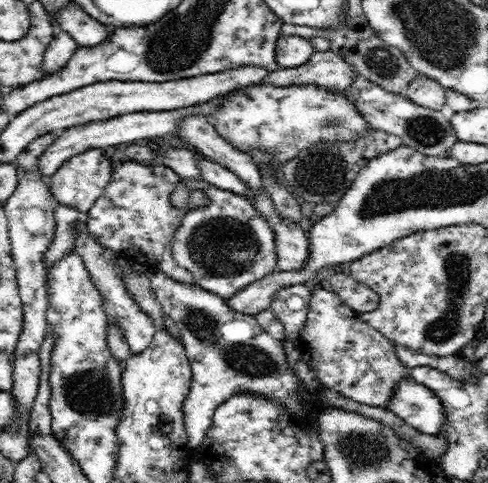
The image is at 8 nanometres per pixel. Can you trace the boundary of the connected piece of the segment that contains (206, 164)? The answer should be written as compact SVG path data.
M200 156L198 165L200 165L201 178L206 179L210 184L216 185L222 190L229 190L243 195L248 199L256 196L256 191L250 189L238 175L234 174L234 171L228 170L225 166L204 156Z

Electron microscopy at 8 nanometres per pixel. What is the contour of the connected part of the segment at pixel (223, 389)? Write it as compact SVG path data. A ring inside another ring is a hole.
M164 272L150 274L151 288L157 300L161 303L165 314L173 319L176 328L182 334L181 342L185 346L189 363L191 364L191 383L182 413L184 419L184 430L187 434L187 446L195 451L202 444L207 430L213 421L213 414L222 402L228 401L236 393L254 393L266 395L272 398L279 406L288 408L294 415L302 411L300 399L298 399L297 378L288 368L284 342L277 340L267 334L260 326L253 315L234 313L228 307L226 300L222 299L209 290L204 290L196 284L182 284L168 279Z

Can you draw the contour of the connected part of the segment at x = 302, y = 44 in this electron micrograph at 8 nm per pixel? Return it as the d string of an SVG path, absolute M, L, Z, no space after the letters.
M280 35L276 46L276 61L280 68L294 69L309 62L315 51L307 38Z

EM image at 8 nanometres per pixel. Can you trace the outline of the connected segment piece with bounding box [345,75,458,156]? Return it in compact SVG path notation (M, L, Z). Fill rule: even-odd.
M357 75L345 92L356 103L356 109L364 115L370 128L398 136L404 145L426 156L443 156L458 139L452 123L440 110L418 106L406 94L386 91L382 86L362 75Z

